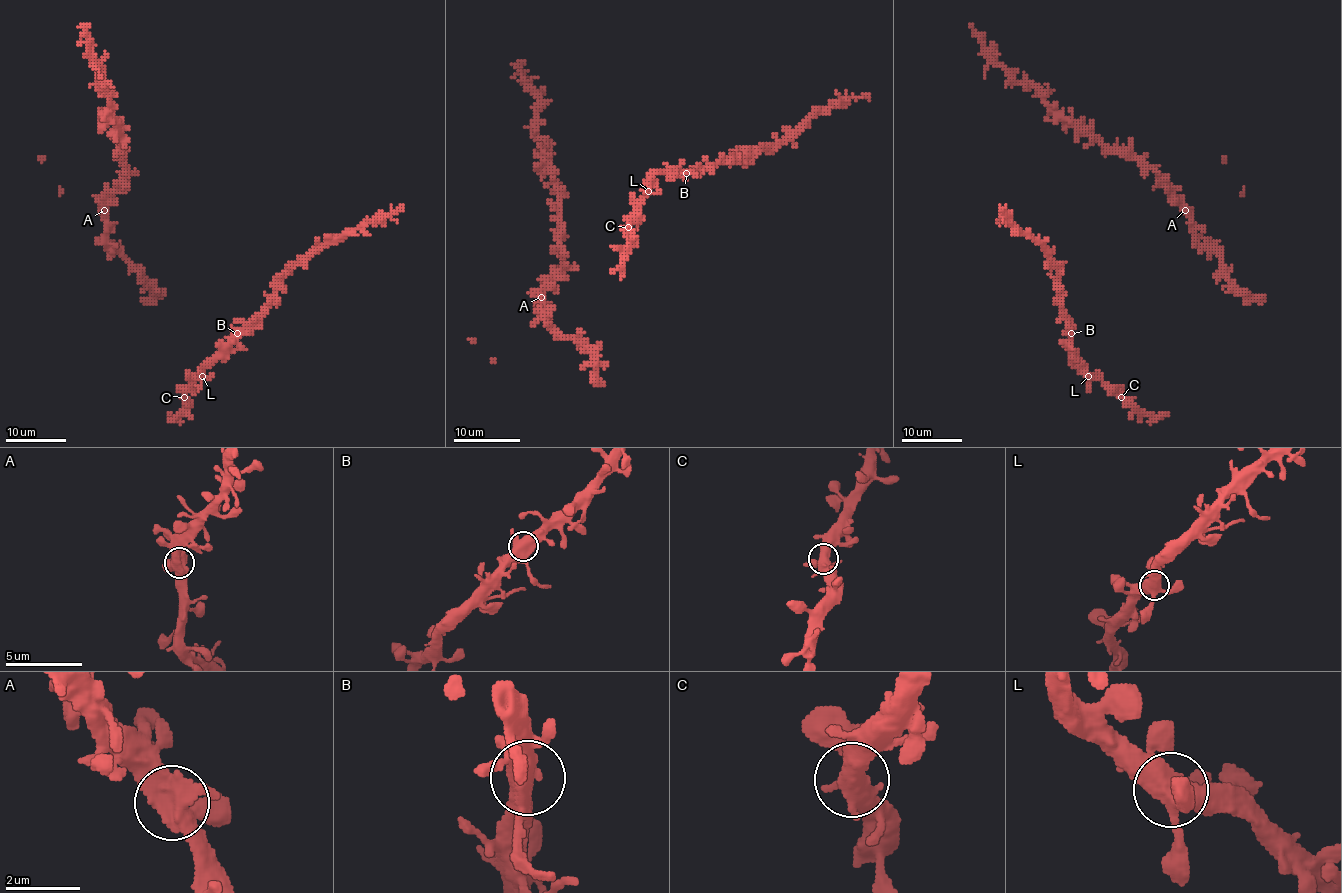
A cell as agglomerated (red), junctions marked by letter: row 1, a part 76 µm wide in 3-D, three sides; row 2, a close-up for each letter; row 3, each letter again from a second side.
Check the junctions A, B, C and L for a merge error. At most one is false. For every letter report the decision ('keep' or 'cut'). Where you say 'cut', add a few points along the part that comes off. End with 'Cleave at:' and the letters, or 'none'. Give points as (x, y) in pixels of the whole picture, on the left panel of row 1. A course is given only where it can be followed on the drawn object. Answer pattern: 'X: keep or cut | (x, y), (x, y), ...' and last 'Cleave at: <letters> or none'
A: keep
B: keep
C: keep
L: keep
Cleave at: none

